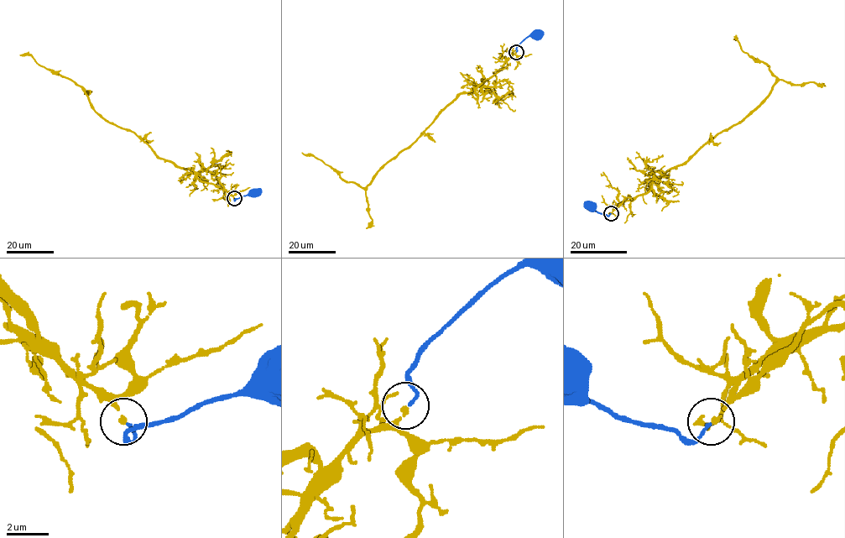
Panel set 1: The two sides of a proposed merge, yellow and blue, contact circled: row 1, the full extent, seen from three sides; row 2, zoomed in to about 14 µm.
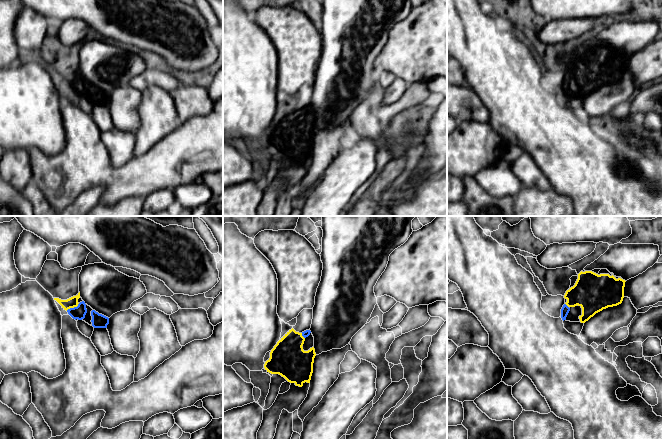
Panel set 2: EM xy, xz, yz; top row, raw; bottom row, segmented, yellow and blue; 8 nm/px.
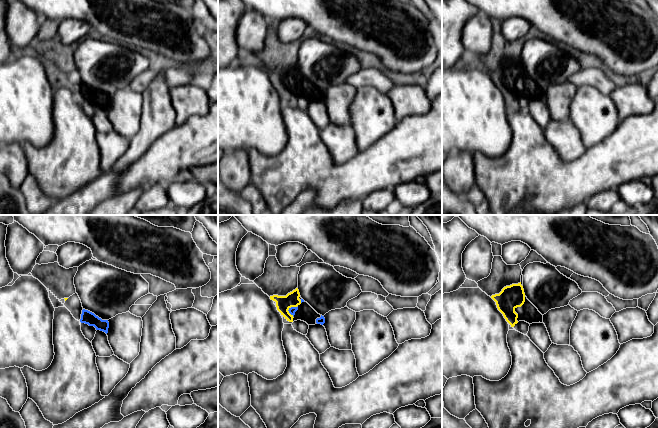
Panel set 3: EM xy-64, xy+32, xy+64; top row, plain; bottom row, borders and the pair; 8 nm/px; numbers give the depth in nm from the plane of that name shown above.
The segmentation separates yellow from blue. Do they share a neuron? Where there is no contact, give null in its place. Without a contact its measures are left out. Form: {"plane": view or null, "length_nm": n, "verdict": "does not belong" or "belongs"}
{"plane": "xy", "length_nm": 130, "verdict": "belongs"}

